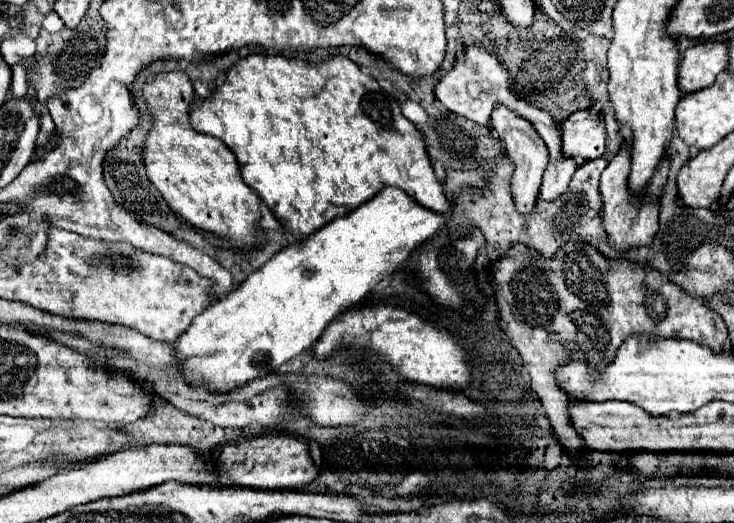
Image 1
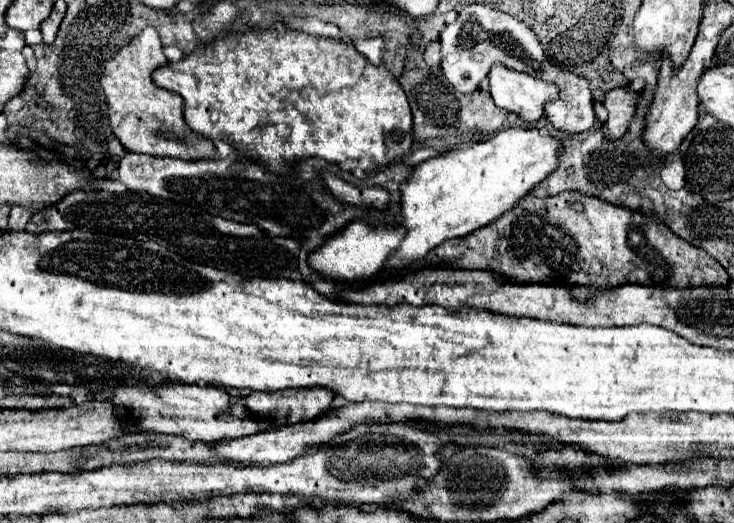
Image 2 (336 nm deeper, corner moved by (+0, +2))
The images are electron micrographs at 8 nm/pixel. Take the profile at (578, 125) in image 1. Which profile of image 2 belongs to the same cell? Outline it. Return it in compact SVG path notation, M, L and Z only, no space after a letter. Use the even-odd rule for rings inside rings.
M627 87L613 89L607 93L603 101L603 105L609 111L609 117L603 125L607 139L619 139L629 129L637 111L637 103L639 103L639 93Z

